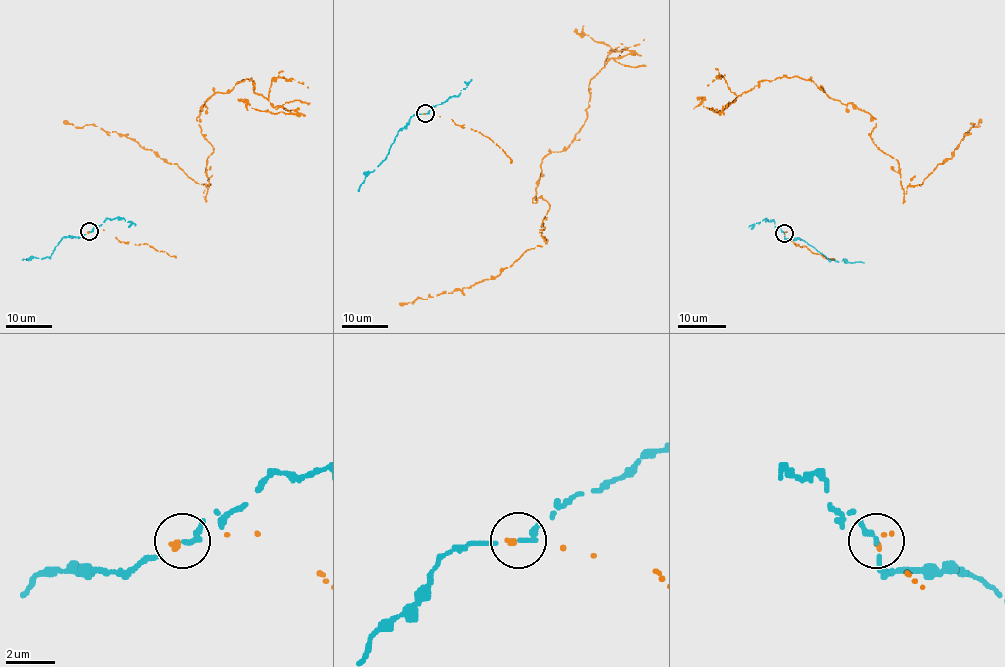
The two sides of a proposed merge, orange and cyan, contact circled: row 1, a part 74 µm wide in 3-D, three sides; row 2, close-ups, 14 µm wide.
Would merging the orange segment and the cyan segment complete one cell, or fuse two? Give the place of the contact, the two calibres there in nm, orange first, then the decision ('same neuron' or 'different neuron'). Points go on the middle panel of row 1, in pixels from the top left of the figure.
at (425, 113); 180 nm thick on the orange side, 160 nm on the other; different neuron

